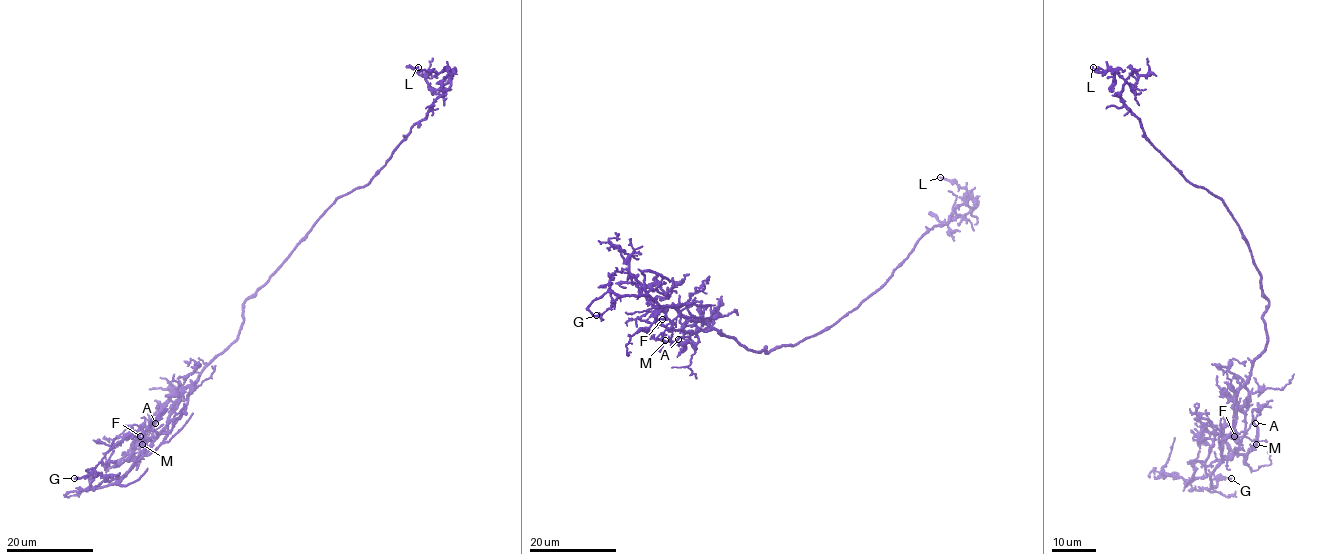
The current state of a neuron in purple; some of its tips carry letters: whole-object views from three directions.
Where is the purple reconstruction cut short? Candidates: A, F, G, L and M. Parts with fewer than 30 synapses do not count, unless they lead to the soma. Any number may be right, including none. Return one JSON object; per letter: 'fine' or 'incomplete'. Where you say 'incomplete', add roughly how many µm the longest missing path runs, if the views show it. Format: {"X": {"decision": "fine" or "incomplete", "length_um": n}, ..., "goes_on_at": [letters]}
{"A": {"decision": "fine"}, "F": {"decision": "fine"}, "G": {"decision": "fine"}, "L": {"decision": "fine"}, "M": {"decision": "fine"}, "goes_on_at": []}

